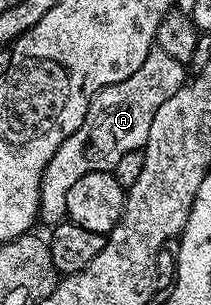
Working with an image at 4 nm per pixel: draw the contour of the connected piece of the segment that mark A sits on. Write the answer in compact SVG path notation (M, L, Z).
M155 47L150 50L148 59L144 59L140 71L132 71L132 75L120 83L105 85L92 99L82 126L68 135L64 143L60 143L56 155L52 155L46 164L40 191L41 220L61 222L66 217L68 191L78 180L84 179L84 175L89 173L113 170L114 165L120 163L121 157L128 155L128 151L142 149L156 111L160 111L160 106L172 99L172 95L176 95L176 91L187 80L187 66L172 59L168 51Z

